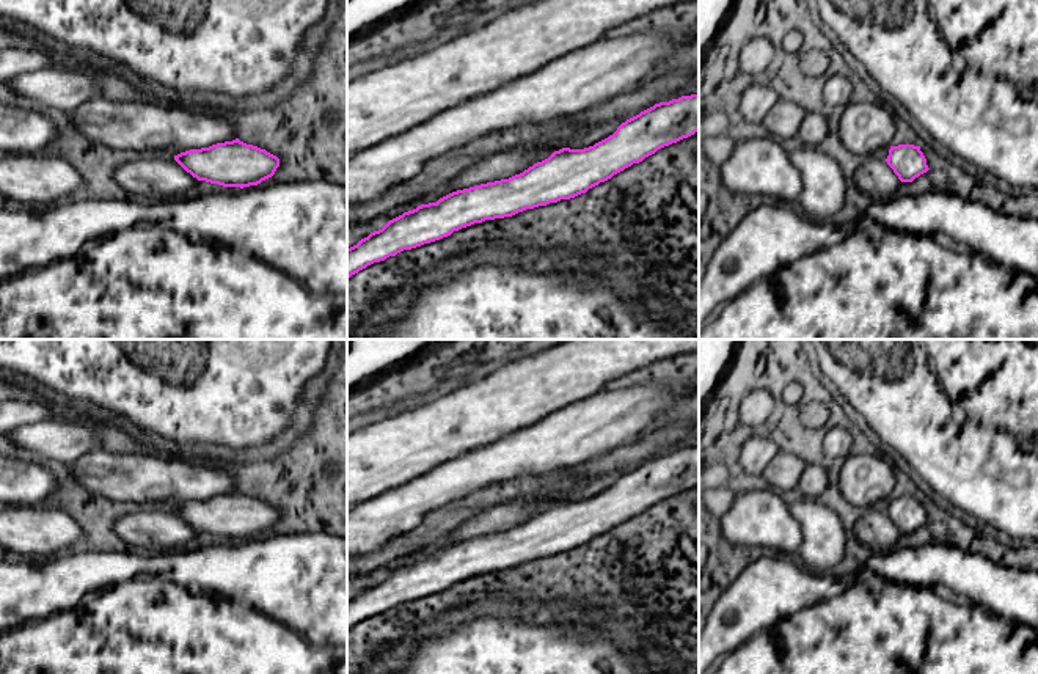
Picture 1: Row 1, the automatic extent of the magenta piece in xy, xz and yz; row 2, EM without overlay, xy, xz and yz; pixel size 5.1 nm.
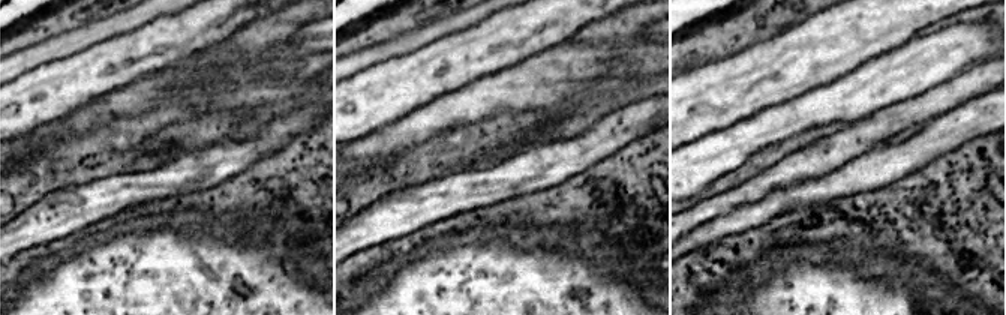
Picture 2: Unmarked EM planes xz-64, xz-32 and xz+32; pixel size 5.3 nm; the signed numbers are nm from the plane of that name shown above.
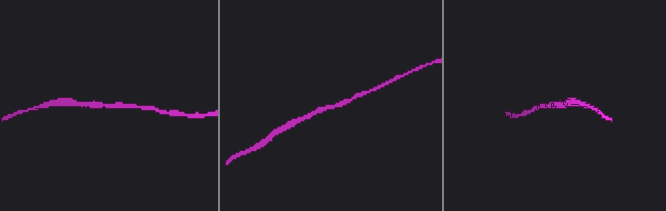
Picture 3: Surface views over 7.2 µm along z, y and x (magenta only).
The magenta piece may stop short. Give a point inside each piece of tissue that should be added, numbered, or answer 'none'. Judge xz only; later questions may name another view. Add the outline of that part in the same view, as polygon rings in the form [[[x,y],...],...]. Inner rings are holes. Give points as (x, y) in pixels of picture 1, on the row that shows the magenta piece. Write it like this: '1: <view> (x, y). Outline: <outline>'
none

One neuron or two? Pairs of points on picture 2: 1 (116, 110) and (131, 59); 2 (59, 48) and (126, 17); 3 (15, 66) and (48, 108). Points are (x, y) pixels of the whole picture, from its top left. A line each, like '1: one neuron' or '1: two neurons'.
1: two neurons
2: one neuron
3: two neurons

